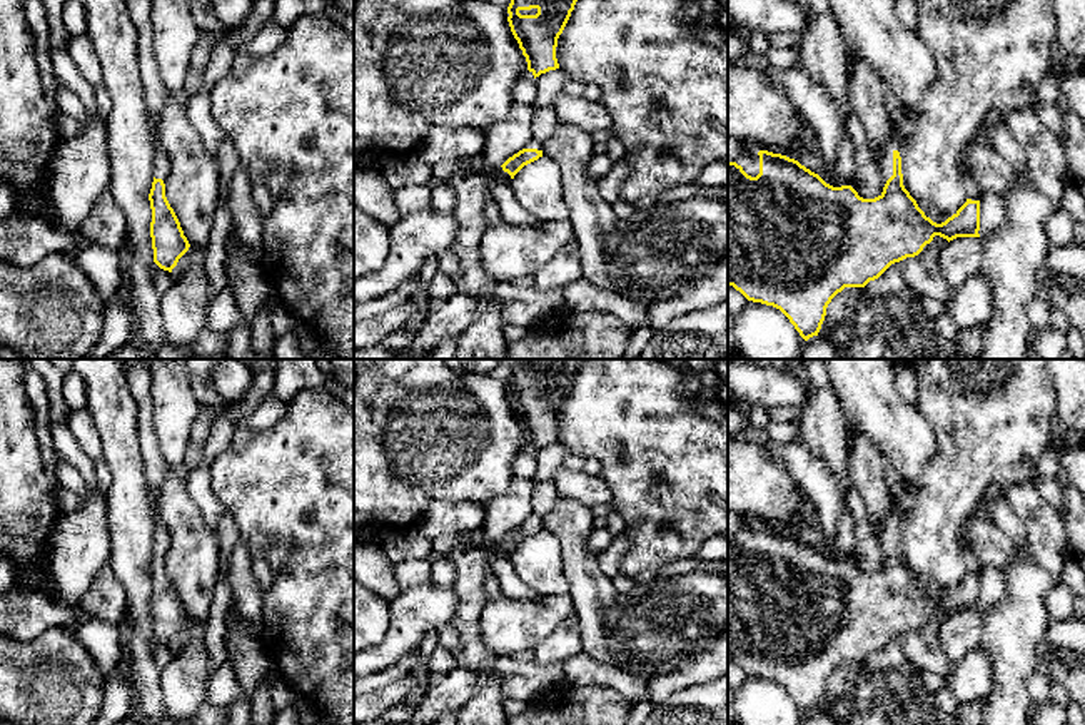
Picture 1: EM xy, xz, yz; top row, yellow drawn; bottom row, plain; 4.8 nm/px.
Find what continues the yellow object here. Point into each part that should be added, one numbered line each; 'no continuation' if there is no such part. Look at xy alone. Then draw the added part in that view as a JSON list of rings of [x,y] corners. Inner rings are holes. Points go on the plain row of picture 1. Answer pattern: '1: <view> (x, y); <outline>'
1: xy (139, 376); [[[122,359],[127,374],[127,384],[132,398],[137,403],[137,426],[139,426],[139,444],[144,459],[144,473],[149,488],[149,498],[155,510],[155,538],[154,551],[162,553],[164,558],[172,545],[170,531],[159,515],[159,491],[167,474],[167,463],[164,461],[159,441],[152,424],[154,404],[150,399],[152,373],[147,364],[127,362]]]

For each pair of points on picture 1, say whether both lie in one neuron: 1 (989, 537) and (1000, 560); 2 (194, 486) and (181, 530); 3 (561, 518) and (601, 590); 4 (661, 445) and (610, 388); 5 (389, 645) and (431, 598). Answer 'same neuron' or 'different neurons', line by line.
1: same neuron
2: different neurons
3: same neuron
4: same neuron
5: same neuron

